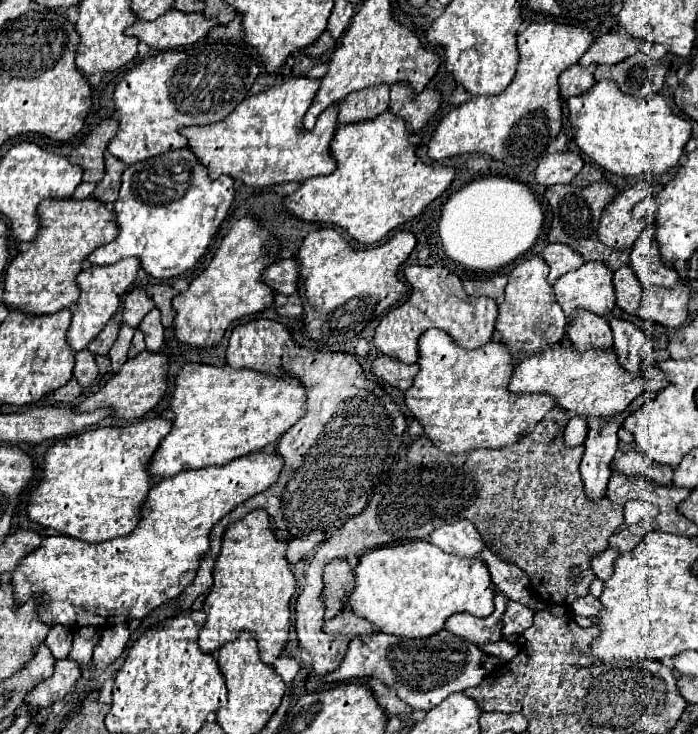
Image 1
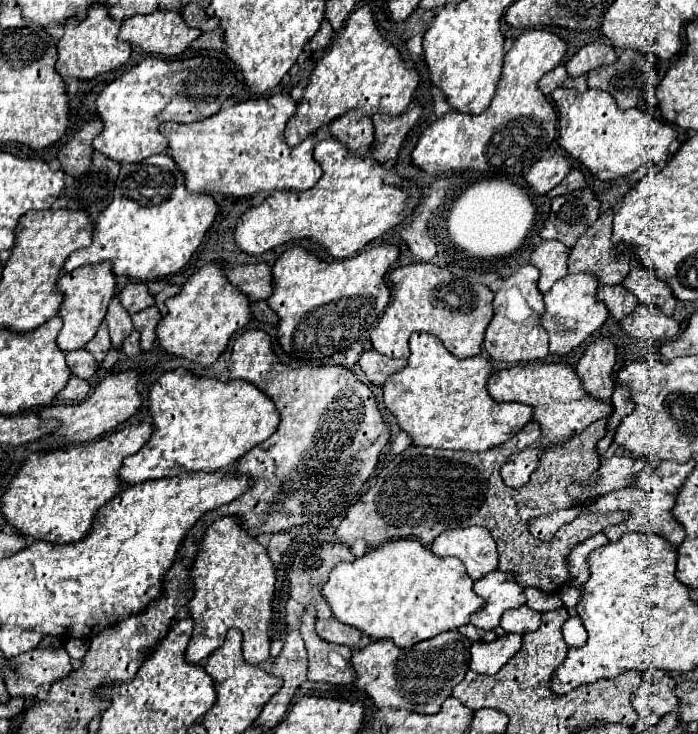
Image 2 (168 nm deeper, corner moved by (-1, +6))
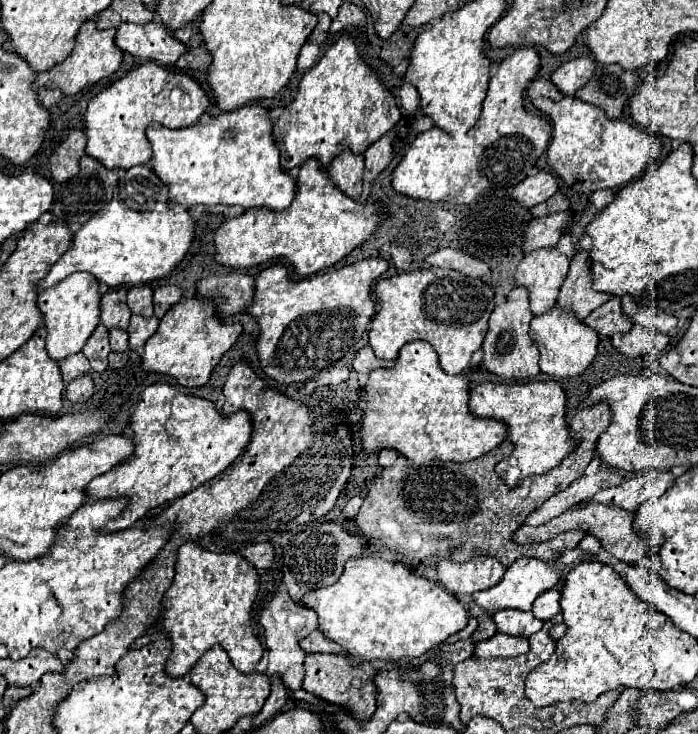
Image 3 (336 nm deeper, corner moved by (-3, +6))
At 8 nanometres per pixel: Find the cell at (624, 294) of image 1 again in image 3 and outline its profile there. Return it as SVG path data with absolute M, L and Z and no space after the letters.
M611 297L607 303L597 307L587 319L585 325L591 325L601 337L611 337L613 333L627 333L631 329L631 321L621 311L621 299Z

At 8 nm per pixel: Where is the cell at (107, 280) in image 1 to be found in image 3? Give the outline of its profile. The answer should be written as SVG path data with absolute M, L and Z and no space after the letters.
M73 273L71 277L65 277L65 281L59 281L57 285L45 291L39 291L37 307L41 309L43 323L47 329L45 349L49 357L53 357L55 361L61 361L67 355L79 353L83 349L85 341L91 337L95 327L99 325L99 315L101 315L99 301L101 301L99 283L89 273Z

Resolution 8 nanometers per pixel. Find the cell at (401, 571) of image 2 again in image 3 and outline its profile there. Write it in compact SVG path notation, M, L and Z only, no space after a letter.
M381 557L347 561L335 585L307 593L301 605L317 613L319 631L343 647L351 665L375 659L411 663L433 651L449 635L465 629L469 621L467 609L453 593L425 577L413 575L409 567L391 565Z

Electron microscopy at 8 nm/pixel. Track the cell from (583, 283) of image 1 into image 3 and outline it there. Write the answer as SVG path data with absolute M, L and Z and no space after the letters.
M557 305L543 317L533 317L529 333L539 347L541 373L551 375L553 379L567 379L567 377L581 375L593 363L593 357L597 353L599 335L587 325L583 325L581 321L577 321L571 313L559 311Z

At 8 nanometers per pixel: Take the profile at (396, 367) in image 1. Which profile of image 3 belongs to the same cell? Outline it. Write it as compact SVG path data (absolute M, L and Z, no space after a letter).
M367 345L363 349L357 351L355 359L353 359L353 369L361 375L369 375L373 369L379 369L379 367L391 367L393 361L383 361L383 359L377 359L373 349Z

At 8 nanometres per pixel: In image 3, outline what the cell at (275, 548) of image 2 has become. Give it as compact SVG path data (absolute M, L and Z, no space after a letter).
M257 543L257 545L251 545L251 547L245 547L241 551L241 555L257 569L257 571L263 571L271 565L273 561L273 545L271 543Z

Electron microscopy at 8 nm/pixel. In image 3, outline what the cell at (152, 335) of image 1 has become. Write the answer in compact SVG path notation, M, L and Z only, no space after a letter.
M133 315L131 317L131 323L127 327L129 347L131 349L143 347L145 341L157 331L157 325L159 325L159 319L157 317L139 317L139 315Z

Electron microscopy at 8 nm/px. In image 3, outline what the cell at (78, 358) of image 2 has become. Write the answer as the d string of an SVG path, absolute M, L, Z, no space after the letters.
M75 353L75 355L69 355L63 361L59 361L59 369L61 369L63 383L67 385L69 381L89 373L89 361L87 361L87 357L83 353Z

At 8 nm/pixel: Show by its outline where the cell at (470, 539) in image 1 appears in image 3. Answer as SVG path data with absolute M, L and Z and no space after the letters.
M439 557L437 563L439 583L461 599L469 599L473 593L497 585L503 573L505 567L495 557L477 557L467 563L455 563L449 557Z

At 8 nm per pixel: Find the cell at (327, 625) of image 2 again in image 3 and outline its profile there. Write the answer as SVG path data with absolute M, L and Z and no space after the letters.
M319 629L301 641L303 653L341 653L341 647L335 641L329 641Z

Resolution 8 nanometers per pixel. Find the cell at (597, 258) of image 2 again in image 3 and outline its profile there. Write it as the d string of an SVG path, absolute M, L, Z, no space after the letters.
M579 251L571 259L567 279L561 287L561 293L557 299L559 309L571 309L571 313L575 313L575 317L579 317L579 321L583 321L587 317L587 313L591 313L593 309L597 309L599 305L603 305L609 299L611 299L611 295L597 293L591 287L589 255L587 255L587 251Z

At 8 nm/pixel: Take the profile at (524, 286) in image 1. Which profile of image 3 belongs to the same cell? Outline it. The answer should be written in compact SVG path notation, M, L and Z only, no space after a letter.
M515 287L509 293L507 301L495 307L495 311L489 317L489 331L483 341L483 351L485 351L483 365L489 373L495 373L505 381L521 381L535 377L539 373L539 349L535 341L529 337L531 319L533 315L529 309L529 295L527 289L523 287Z

